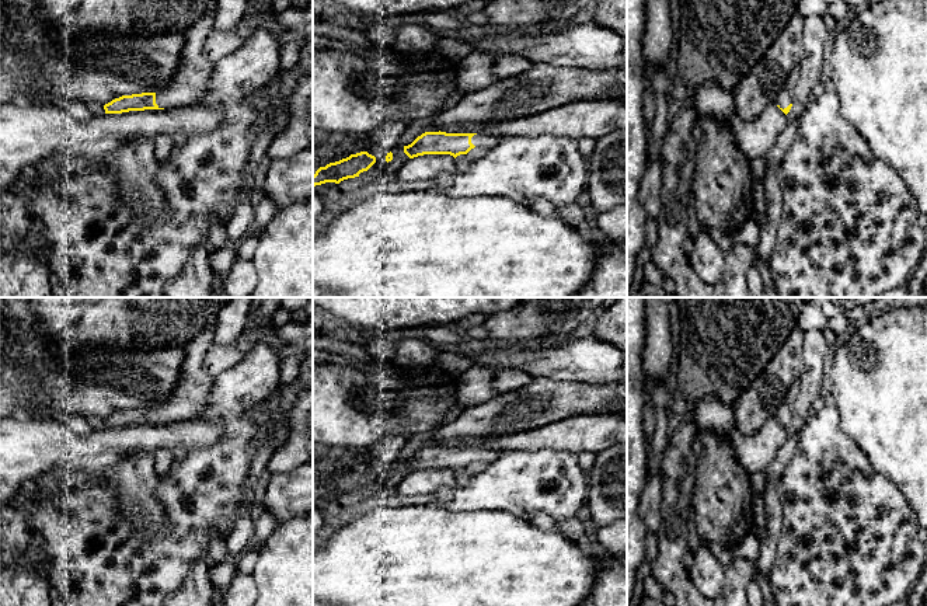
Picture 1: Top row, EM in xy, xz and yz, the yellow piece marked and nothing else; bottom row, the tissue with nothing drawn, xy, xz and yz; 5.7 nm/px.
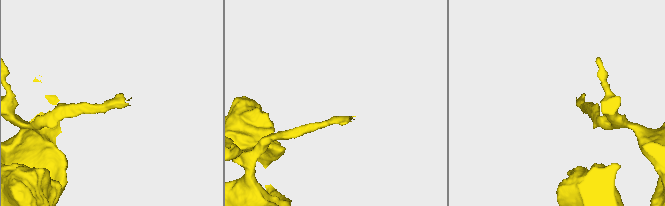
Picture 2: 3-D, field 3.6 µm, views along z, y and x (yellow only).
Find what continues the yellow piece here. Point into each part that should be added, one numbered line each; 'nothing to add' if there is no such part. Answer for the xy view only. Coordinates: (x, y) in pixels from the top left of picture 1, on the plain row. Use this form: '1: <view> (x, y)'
1: xy (188, 399)

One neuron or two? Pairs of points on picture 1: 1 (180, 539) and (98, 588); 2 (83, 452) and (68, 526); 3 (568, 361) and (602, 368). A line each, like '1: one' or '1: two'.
1: one
2: two
3: one

